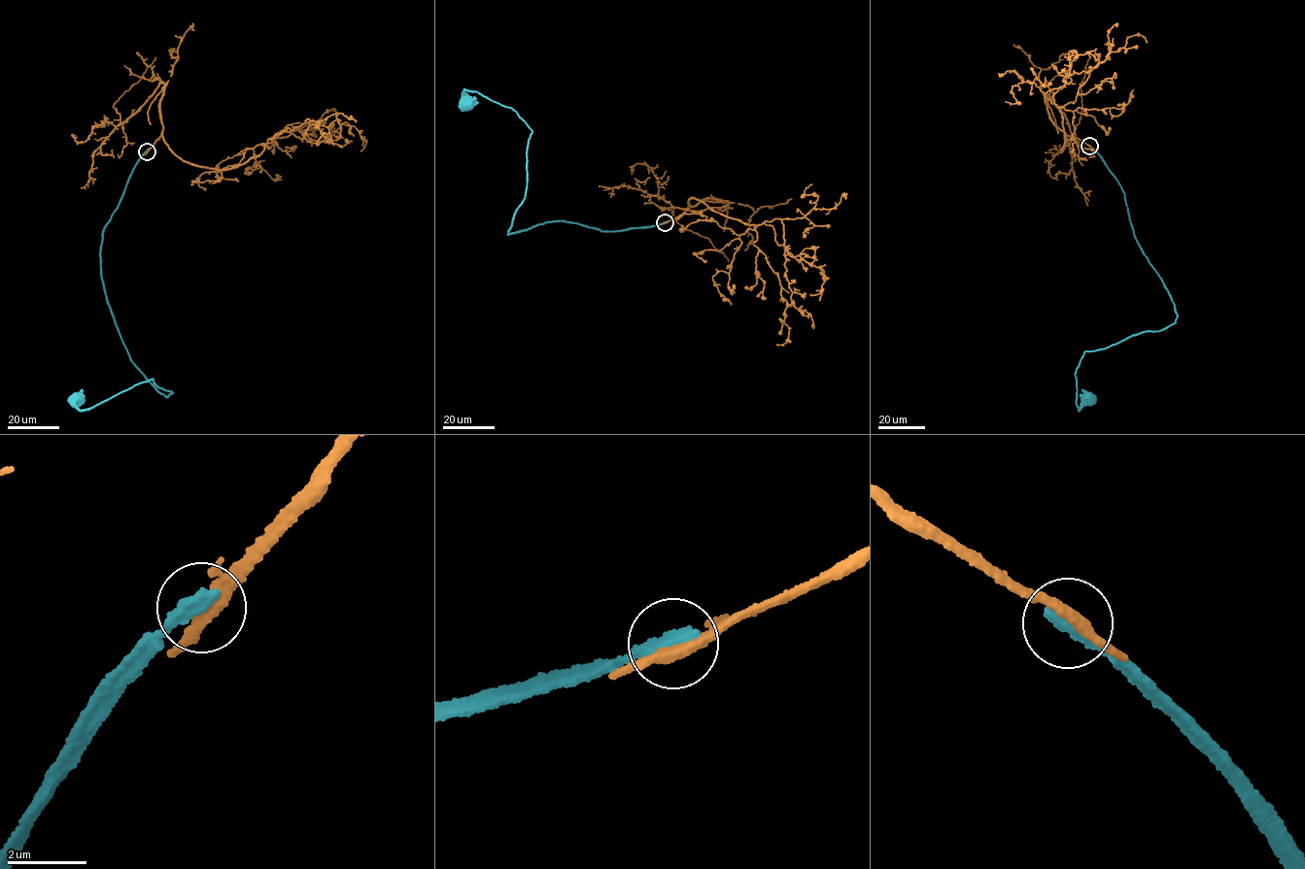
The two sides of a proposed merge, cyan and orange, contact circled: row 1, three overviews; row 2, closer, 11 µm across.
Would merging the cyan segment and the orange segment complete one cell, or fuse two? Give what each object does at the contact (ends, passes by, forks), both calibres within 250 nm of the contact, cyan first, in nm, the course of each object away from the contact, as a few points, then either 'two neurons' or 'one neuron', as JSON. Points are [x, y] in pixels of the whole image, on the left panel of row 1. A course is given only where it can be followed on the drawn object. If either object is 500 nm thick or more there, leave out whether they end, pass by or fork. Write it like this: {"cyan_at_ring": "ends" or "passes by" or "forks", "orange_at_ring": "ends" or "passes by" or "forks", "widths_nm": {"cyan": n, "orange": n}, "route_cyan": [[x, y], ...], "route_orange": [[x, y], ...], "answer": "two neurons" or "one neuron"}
{"cyan_at_ring": "ends", "orange_at_ring": "passes by", "widths_nm": {"cyan": 400, "orange": 320}, "route_cyan": [[146, 151], [103, 232], [100, 273], [134, 365], [156, 390], [172, 393], [152, 379], [81, 410], [76, 400]], "route_orange": [[146, 151], [161, 136], [181, 158], [229, 169], [285, 131], [330, 141], [346, 122], [364, 138], [360, 151]], "answer": "two neurons"}

